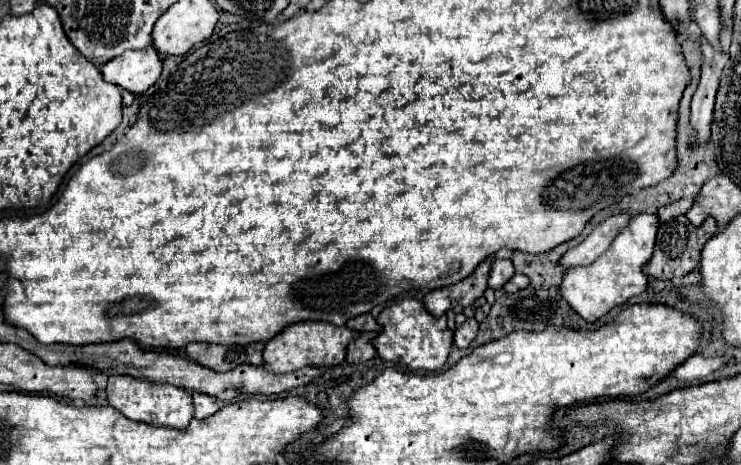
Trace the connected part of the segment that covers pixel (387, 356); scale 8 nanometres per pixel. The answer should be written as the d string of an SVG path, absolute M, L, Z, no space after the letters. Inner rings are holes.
M408 297L408 299L394 301L378 315L376 321L380 323L382 331L374 339L374 347L384 361L404 365L412 371L418 371L418 369L436 371L446 363L452 347L452 331L446 325L446 315L442 317L430 315L420 299Z

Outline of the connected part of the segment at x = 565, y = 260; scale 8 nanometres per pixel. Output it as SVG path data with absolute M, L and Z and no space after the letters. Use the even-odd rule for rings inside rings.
M618 213L618 215L612 215L612 217L604 219L580 245L570 249L562 257L560 265L564 269L568 269L568 267L592 263L596 257L600 257L610 247L614 237L628 225L628 221L630 221L628 213Z

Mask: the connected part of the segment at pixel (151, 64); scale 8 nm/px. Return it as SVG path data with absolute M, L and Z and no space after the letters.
M152 45L140 51L126 51L102 67L102 75L108 83L120 85L130 93L144 93L156 83L160 71L162 59Z

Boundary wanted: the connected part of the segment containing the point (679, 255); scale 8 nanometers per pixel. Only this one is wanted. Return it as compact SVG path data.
M680 215L676 219L670 219L666 223L660 225L658 229L658 237L656 237L656 249L652 259L646 263L646 273L654 275L658 279L676 279L676 277L684 277L688 275L692 269L698 267L700 261L700 251L702 245L706 243L708 237L716 235L718 227L716 221L710 217L702 223L702 227L692 227L686 219L686 215Z

